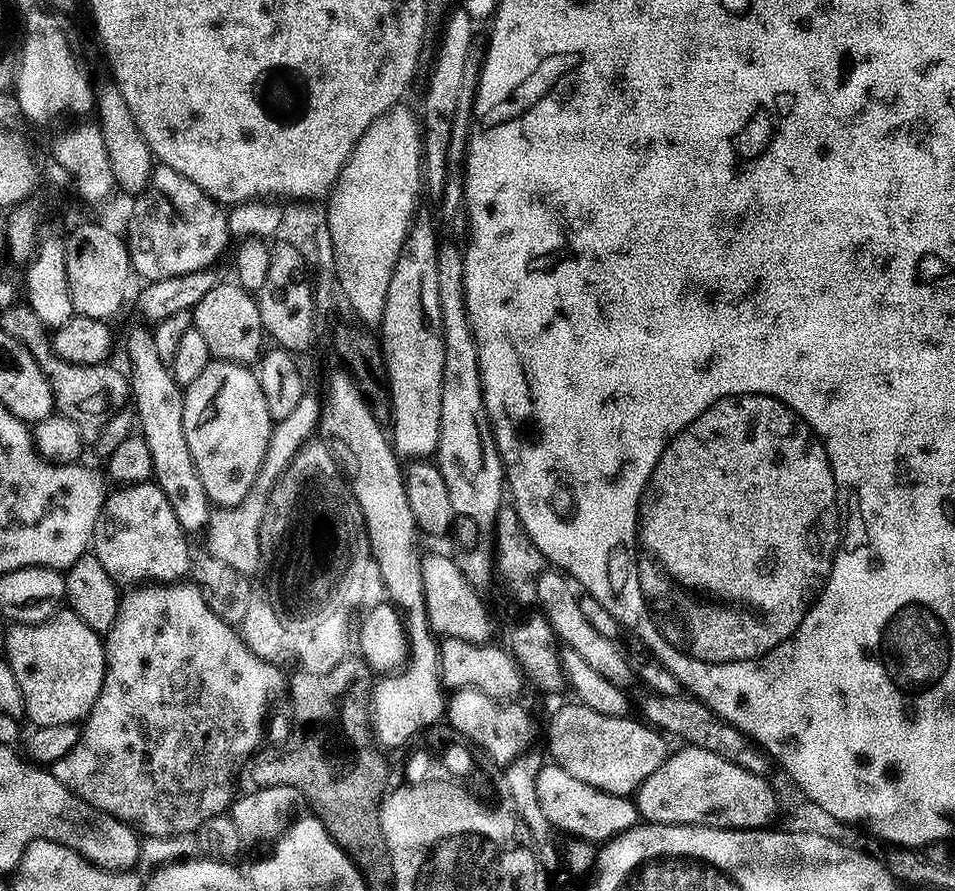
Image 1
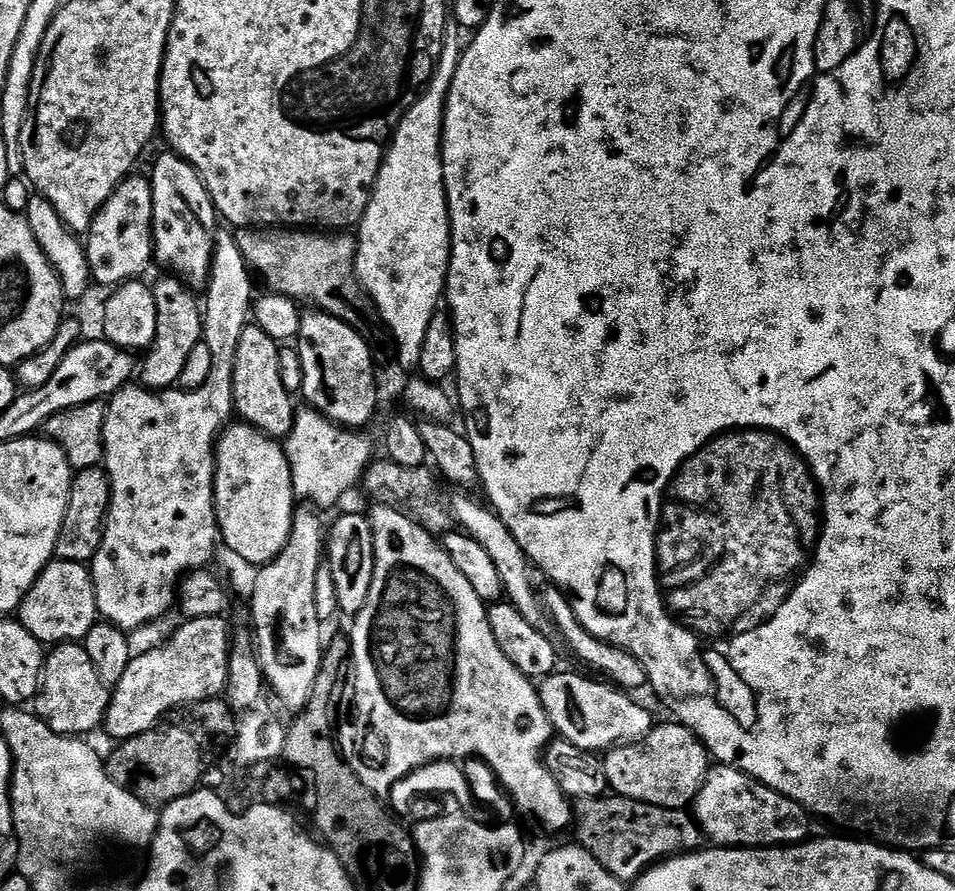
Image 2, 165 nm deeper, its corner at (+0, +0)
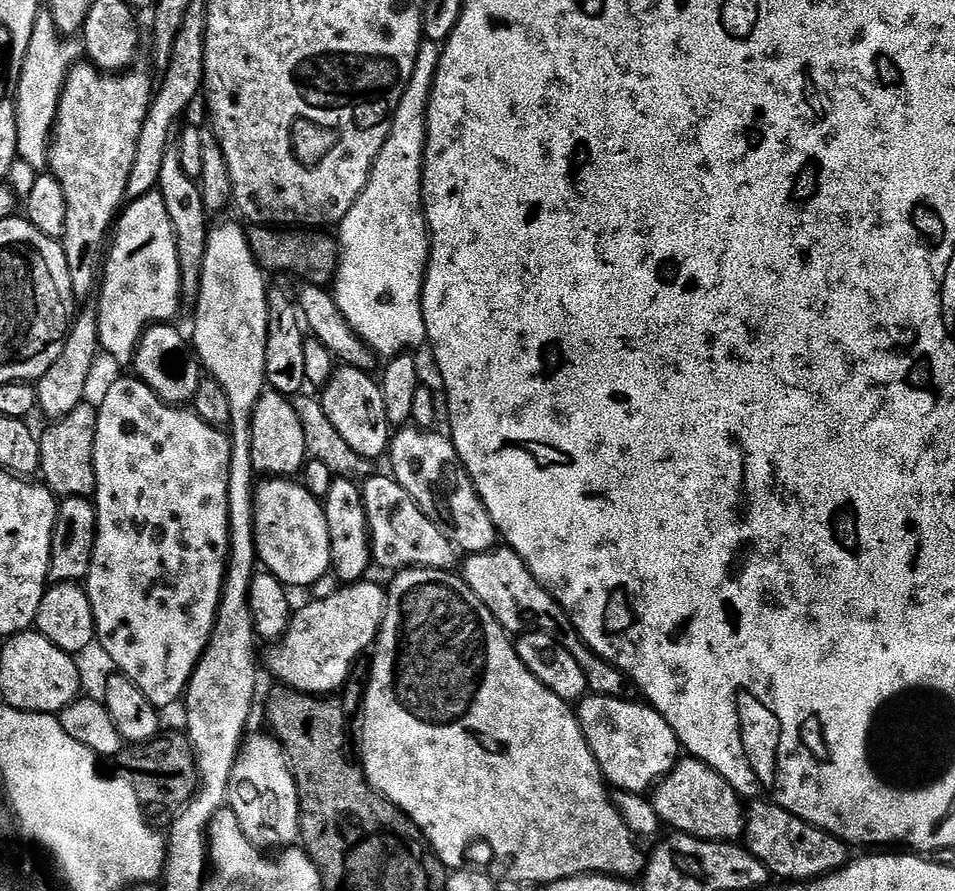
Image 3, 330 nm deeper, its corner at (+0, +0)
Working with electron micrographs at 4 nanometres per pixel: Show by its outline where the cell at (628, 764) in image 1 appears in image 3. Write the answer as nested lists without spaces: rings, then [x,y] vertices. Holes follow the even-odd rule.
[[[681,759],[674,771],[656,785],[650,799],[661,821],[676,832],[721,842],[736,842],[745,835],[746,808],[740,793],[732,789],[722,774],[701,760]]]

